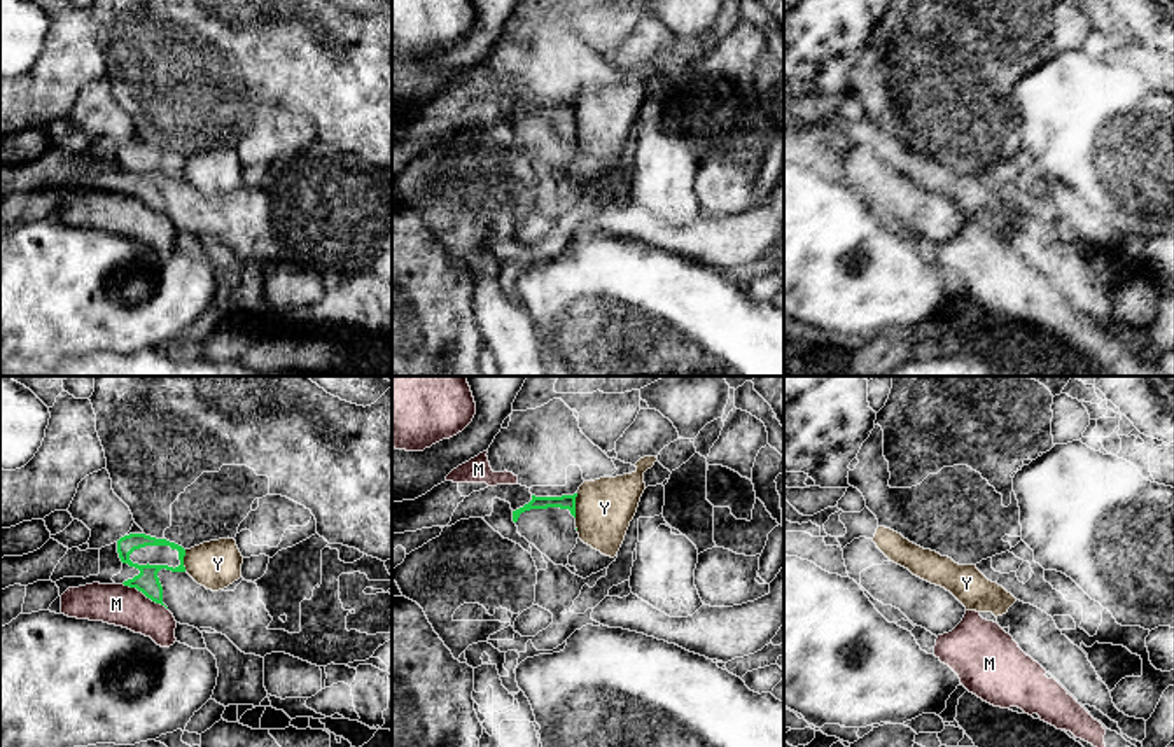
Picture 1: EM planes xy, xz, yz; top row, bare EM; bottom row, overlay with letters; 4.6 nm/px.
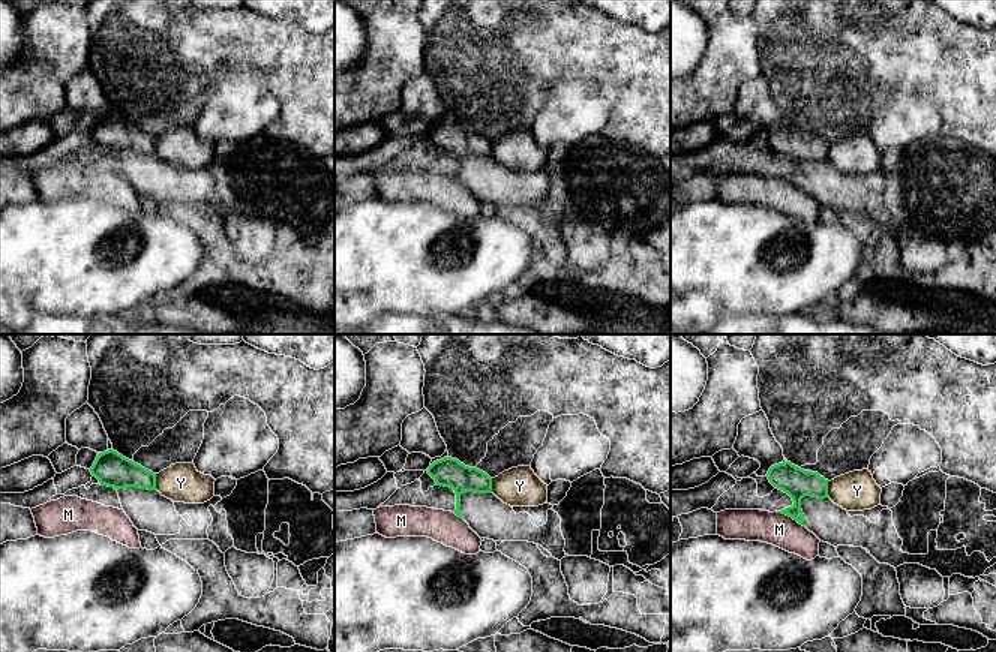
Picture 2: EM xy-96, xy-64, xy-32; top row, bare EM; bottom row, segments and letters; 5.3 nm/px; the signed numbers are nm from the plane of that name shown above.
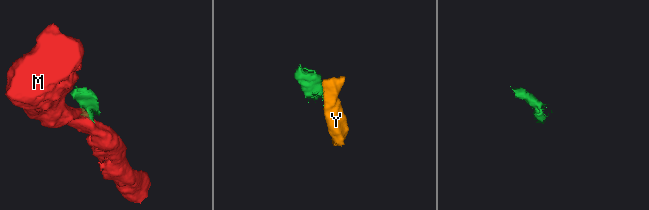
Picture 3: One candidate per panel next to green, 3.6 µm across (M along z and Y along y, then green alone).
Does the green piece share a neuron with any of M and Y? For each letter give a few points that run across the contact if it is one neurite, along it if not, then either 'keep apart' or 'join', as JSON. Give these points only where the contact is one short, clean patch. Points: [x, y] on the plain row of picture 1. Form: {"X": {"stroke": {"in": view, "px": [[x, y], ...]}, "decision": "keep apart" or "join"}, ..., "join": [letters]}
{"M": {"stroke": {"in": "xy", "px": [[123, 191], [140, 198], [167, 217]]}, "decision": "keep apart"}, "Y": {"stroke": {"in": "xz", "px": [[578, 102], [574, 125]]}, "decision": "keep apart"}, "join": []}

